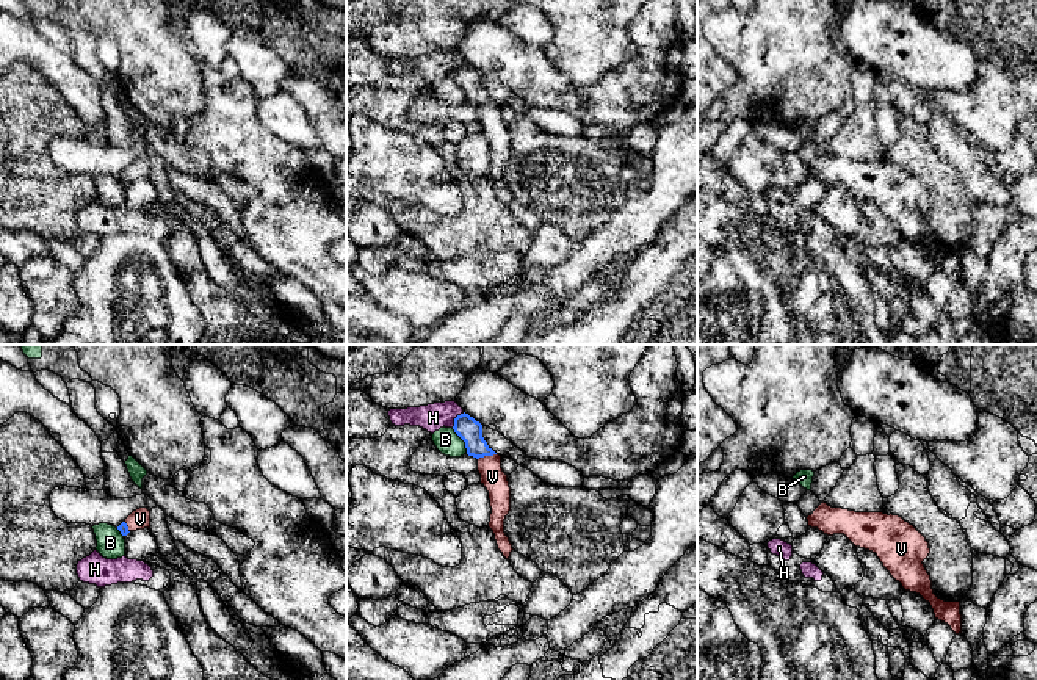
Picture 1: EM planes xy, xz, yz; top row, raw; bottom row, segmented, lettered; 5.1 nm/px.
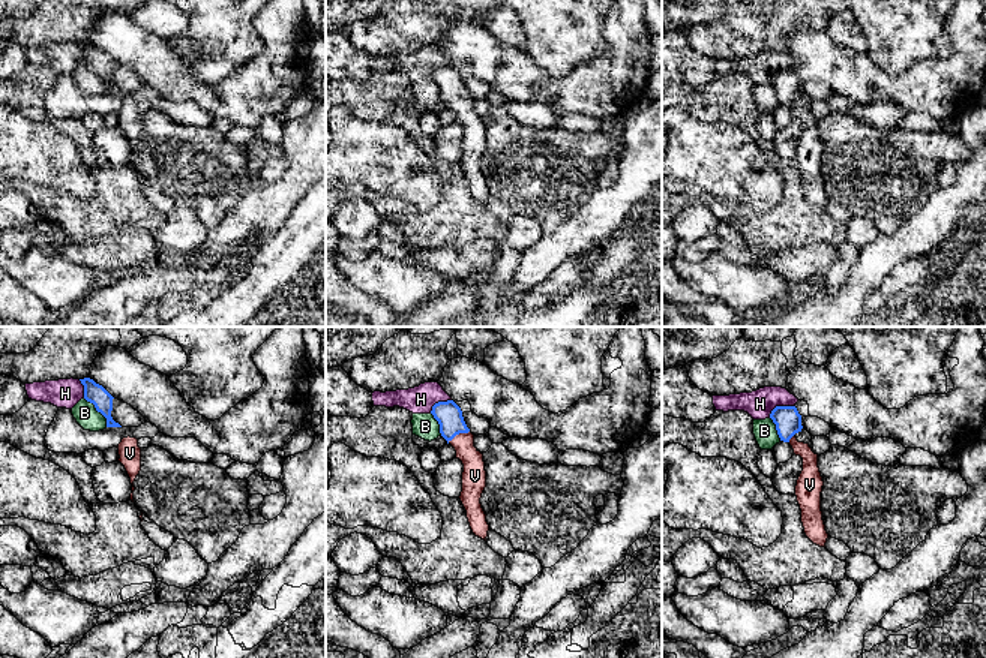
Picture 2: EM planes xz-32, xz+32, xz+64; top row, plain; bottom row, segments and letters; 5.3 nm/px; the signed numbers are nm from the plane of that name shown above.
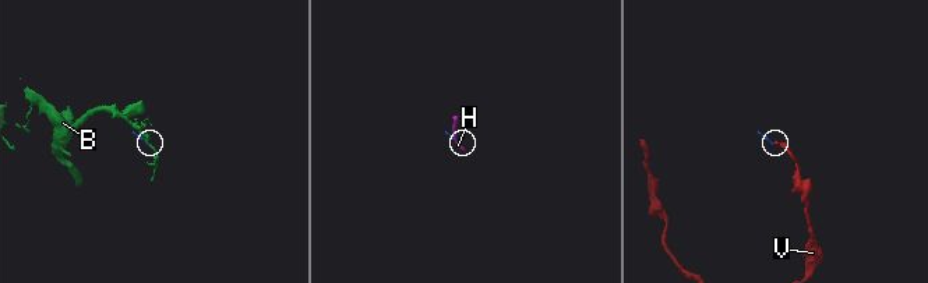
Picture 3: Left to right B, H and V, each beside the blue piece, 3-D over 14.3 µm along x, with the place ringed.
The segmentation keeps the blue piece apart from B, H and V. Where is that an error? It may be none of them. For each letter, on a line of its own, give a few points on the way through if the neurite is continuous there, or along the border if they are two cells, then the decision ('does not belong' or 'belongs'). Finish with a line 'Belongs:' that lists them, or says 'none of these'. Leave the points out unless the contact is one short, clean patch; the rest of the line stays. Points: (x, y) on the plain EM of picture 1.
B: does not belong
H: does not belong
V: across xz (467, 77), (475, 93), (486, 104), (492, 126) | belongs
Belongs: V

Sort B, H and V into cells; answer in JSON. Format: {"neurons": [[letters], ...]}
{"neurons": [["B"], ["H"], ["V"]]}

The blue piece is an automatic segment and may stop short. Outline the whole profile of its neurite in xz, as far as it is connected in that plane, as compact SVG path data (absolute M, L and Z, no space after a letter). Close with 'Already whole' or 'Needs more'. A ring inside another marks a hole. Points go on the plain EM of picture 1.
M468 63L457 64L453 78L465 91L467 103L478 108L481 133L489 141L492 157L489 177L495 183L498 199L509 208L514 197L504 182L504 168L511 160L511 136L501 118L501 105L487 94L482 86L482 74Z. Needs more

